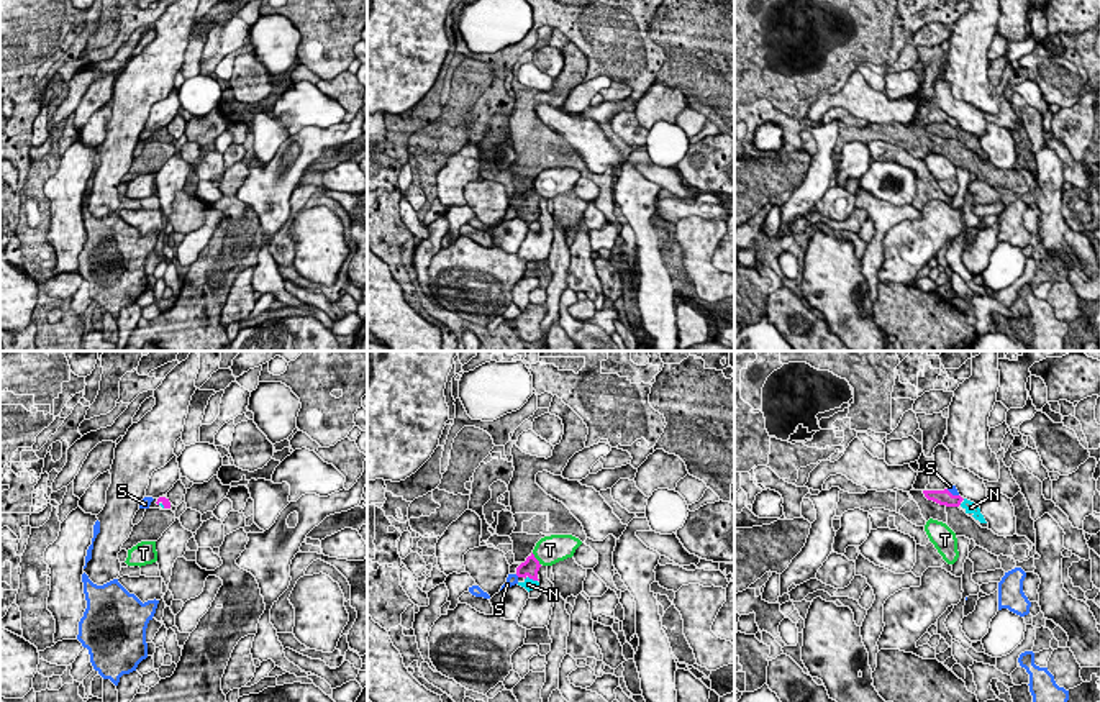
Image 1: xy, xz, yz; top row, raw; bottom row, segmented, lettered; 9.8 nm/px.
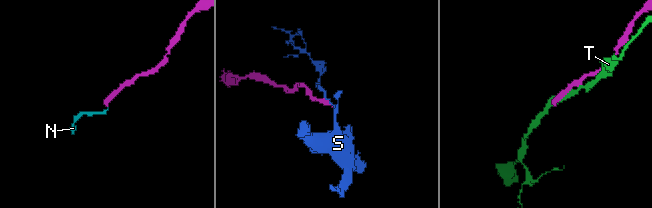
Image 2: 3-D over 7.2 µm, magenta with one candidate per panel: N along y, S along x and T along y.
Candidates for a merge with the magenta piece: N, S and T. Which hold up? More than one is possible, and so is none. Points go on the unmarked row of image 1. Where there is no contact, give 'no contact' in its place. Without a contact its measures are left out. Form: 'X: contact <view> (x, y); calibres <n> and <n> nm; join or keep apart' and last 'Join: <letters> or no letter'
N: contact xz (531, 210); calibres 170 and 120 nm; join
S: contact yz (951, 127); calibres 160 and 70 nm; keep apart
T: contact xz (536, 192); calibres 170 and 280 nm; keep apart
Join: N

